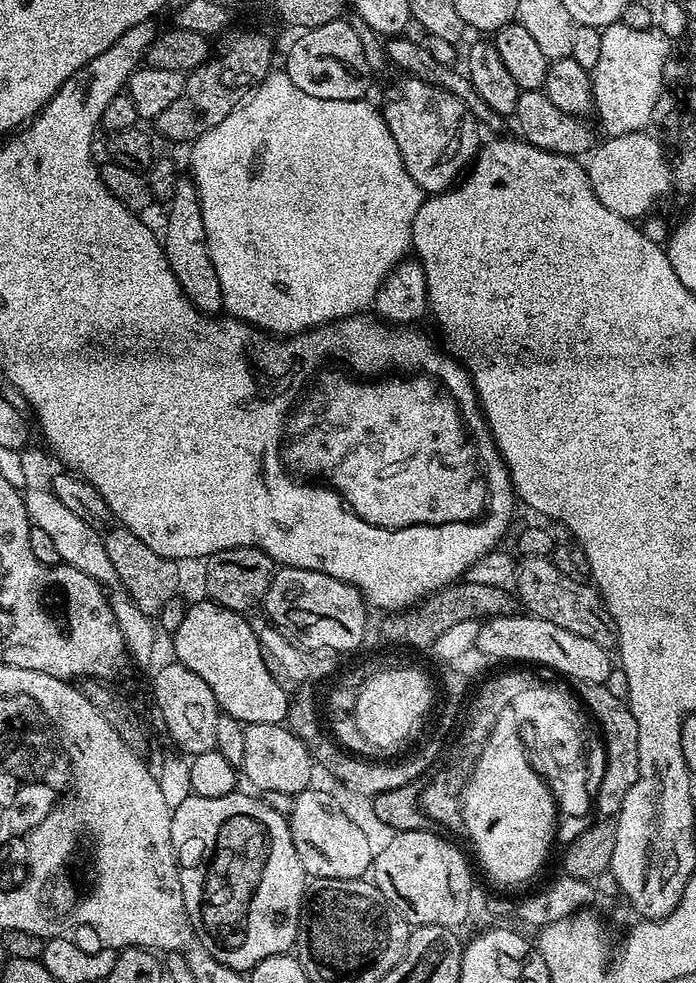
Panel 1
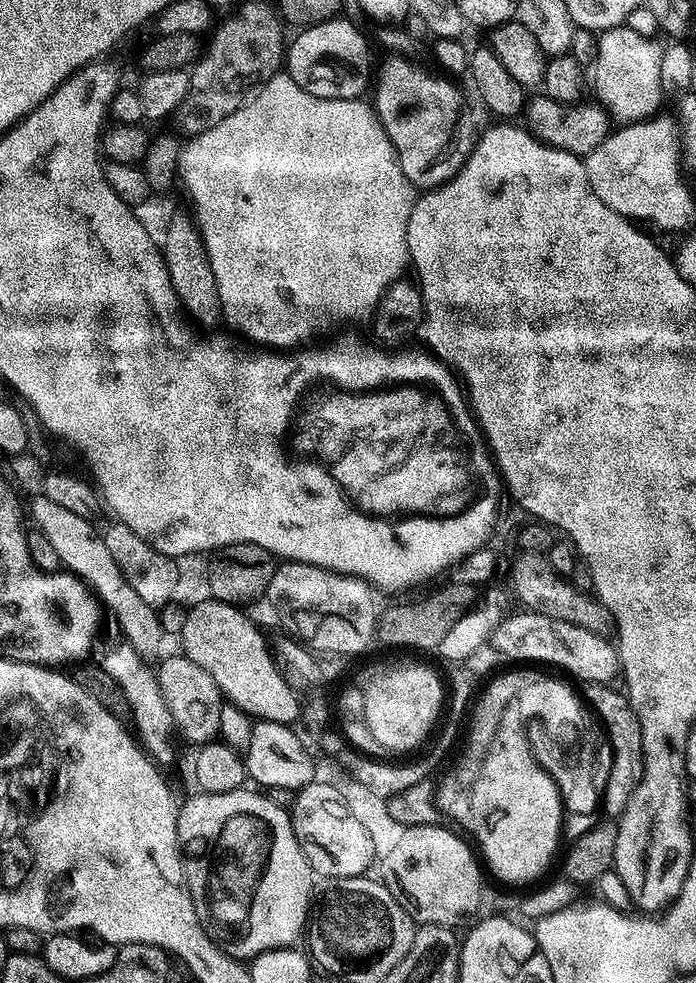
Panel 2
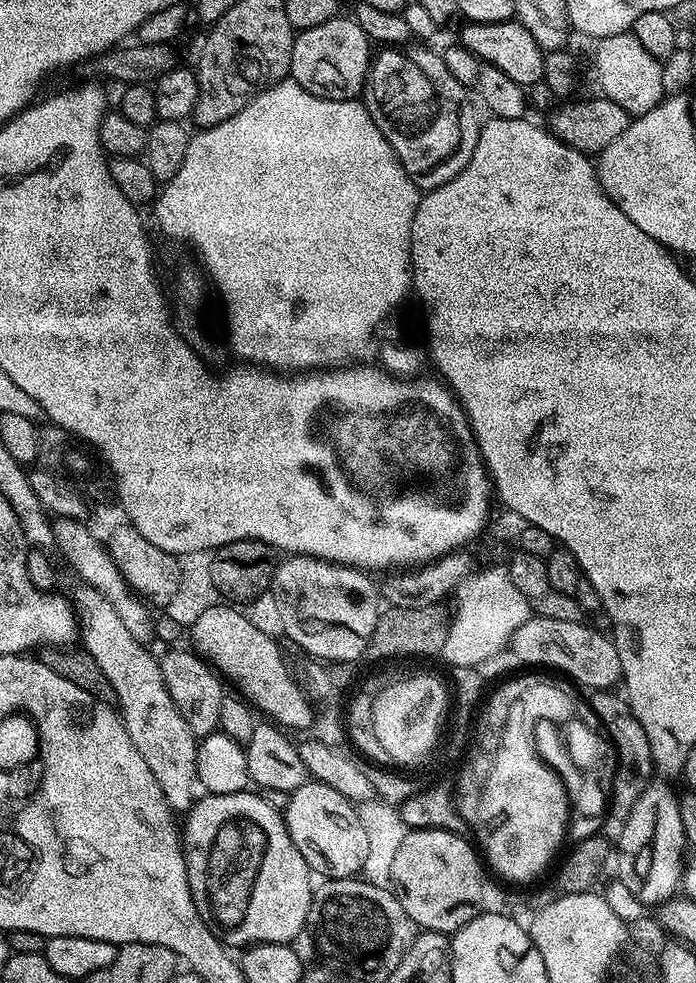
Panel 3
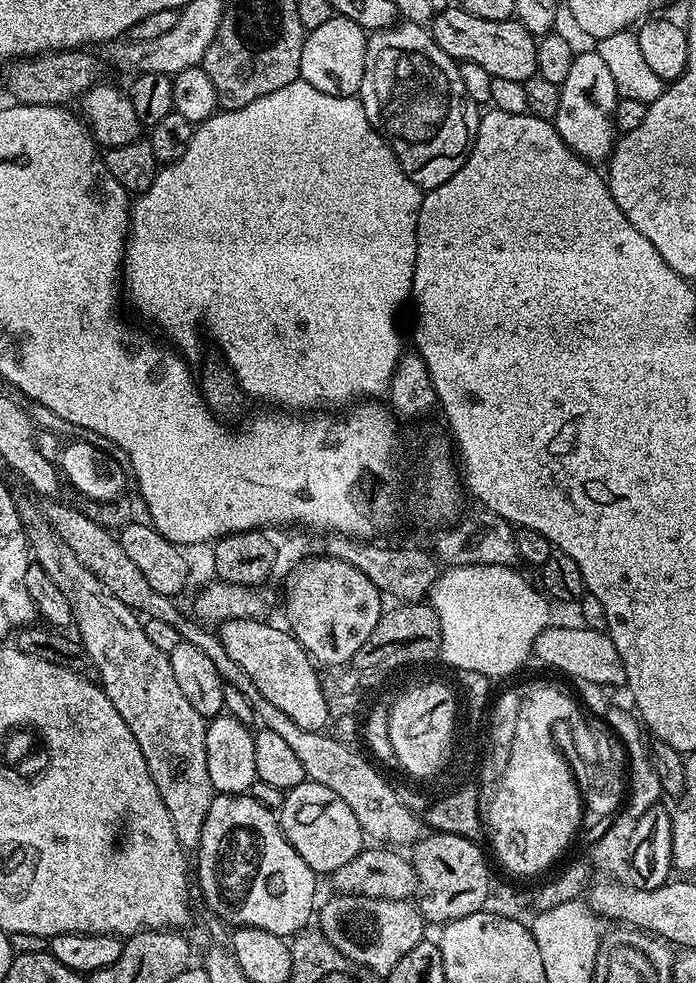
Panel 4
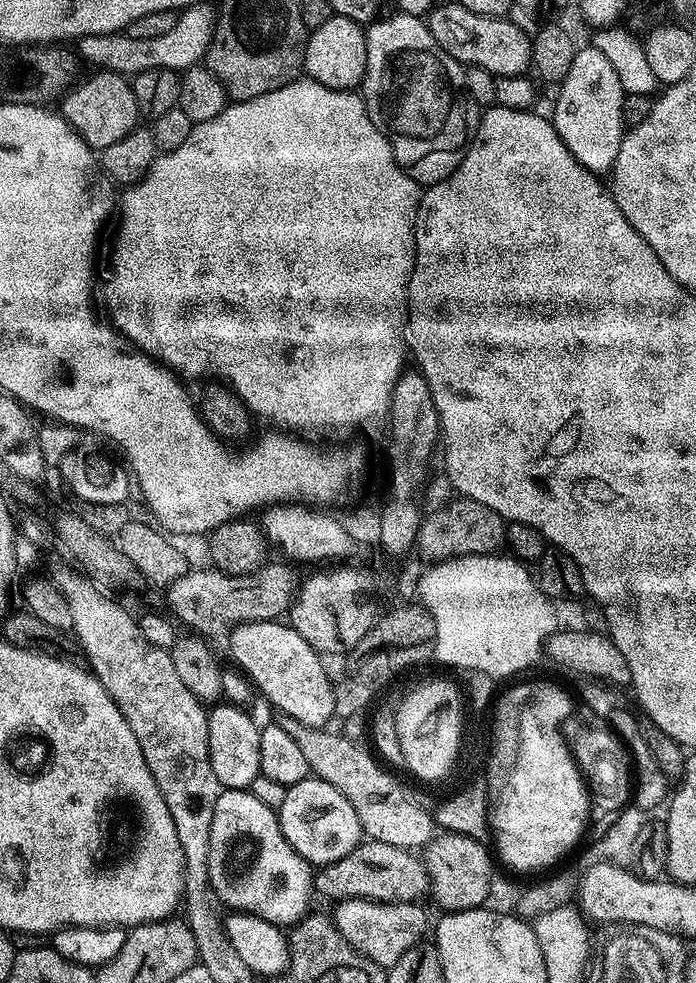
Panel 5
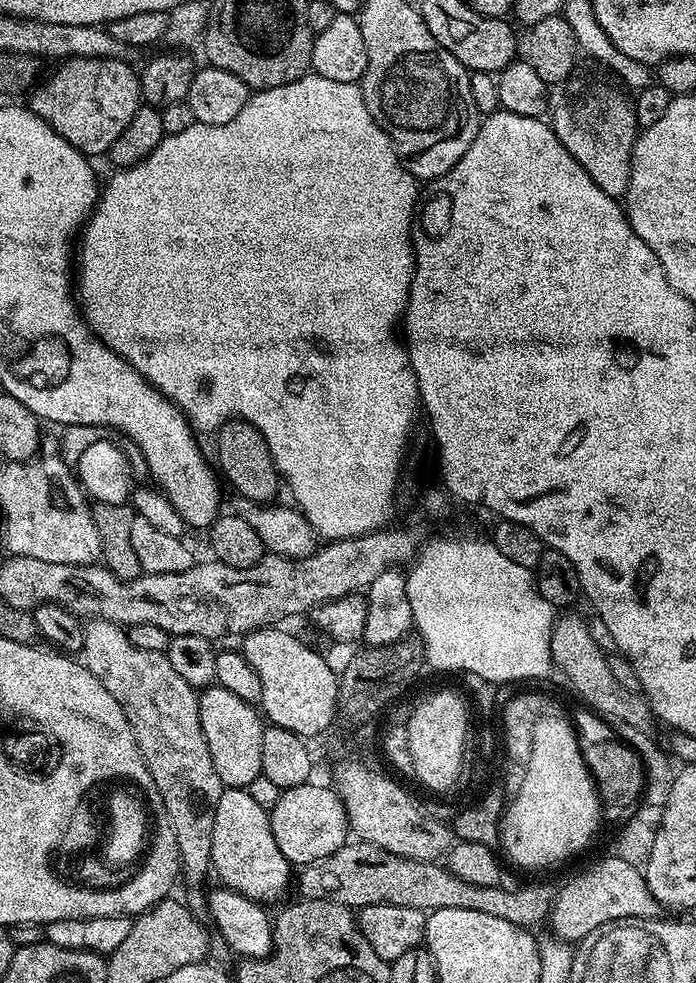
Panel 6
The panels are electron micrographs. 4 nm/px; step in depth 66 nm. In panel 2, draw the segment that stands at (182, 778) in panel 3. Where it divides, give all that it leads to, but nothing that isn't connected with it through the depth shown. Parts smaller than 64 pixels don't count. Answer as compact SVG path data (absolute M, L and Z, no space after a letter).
M127 642L119 643L105 654L102 666L106 670L106 674L110 674L110 678L114 678L114 682L118 682L118 686L126 698L130 724L131 720L133 724L131 727L144 751L152 757L157 765L172 764L176 760L176 744L172 741L174 723L170 710L166 706L166 698L162 698L162 690L156 681L156 673L150 667L149 661L142 659Z

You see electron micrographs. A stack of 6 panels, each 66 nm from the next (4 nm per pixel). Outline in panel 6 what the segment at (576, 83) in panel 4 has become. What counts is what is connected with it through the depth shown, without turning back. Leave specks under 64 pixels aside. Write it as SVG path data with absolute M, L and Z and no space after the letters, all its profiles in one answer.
M598 86L586 88L551 113L550 126L566 150L608 196L623 197L629 186L632 150L638 135L635 109L616 90Z

